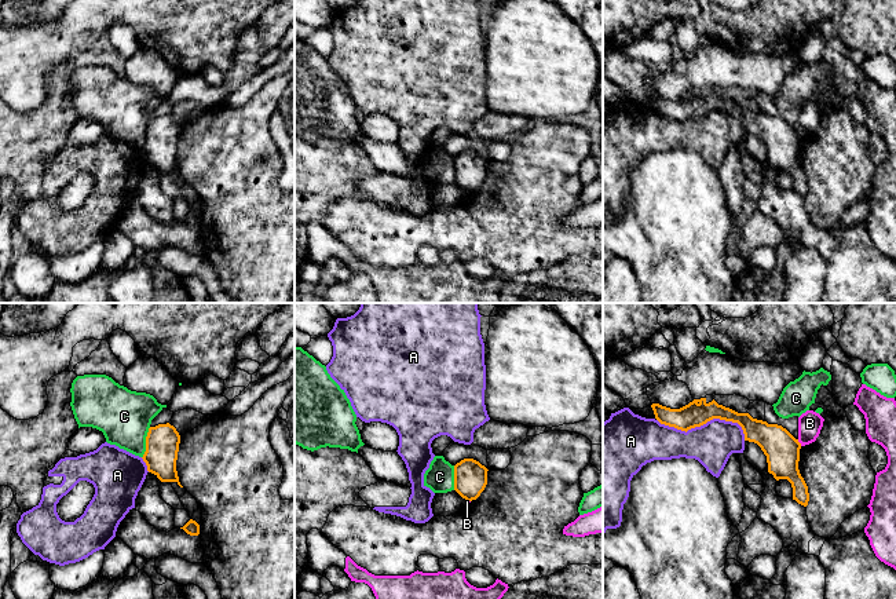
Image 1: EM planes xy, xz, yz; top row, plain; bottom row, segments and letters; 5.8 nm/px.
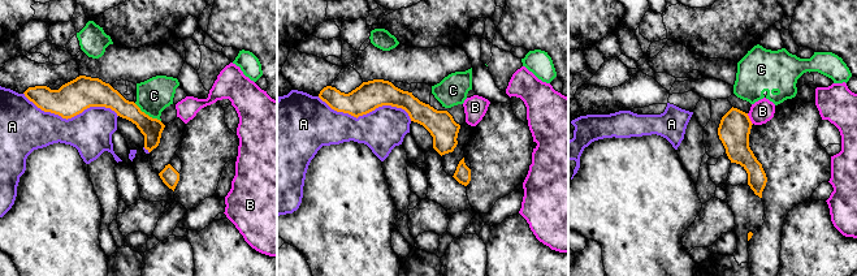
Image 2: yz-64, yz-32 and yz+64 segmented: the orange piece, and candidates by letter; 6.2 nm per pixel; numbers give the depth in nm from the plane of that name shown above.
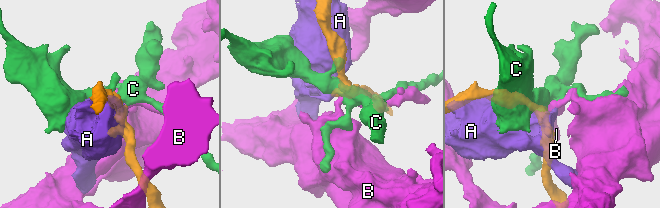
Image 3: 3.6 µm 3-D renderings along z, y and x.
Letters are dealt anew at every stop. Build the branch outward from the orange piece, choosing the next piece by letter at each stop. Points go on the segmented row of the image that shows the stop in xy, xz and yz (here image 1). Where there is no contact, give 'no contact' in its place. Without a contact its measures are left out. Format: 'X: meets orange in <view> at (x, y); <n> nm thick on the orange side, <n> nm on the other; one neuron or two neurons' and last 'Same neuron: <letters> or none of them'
A: meets orange in yz at (705, 423); 140 nm thick on the orange side, 260 nm on the other; two neurons
B: meets orange in yz at (798, 442); 200 nm thick on the orange side, 140 nm on the other; two neurons
C: meets orange in xy at (146, 442); 190 nm thick on the orange side, 320 nm on the other; two neurons
Same neuron: none of them

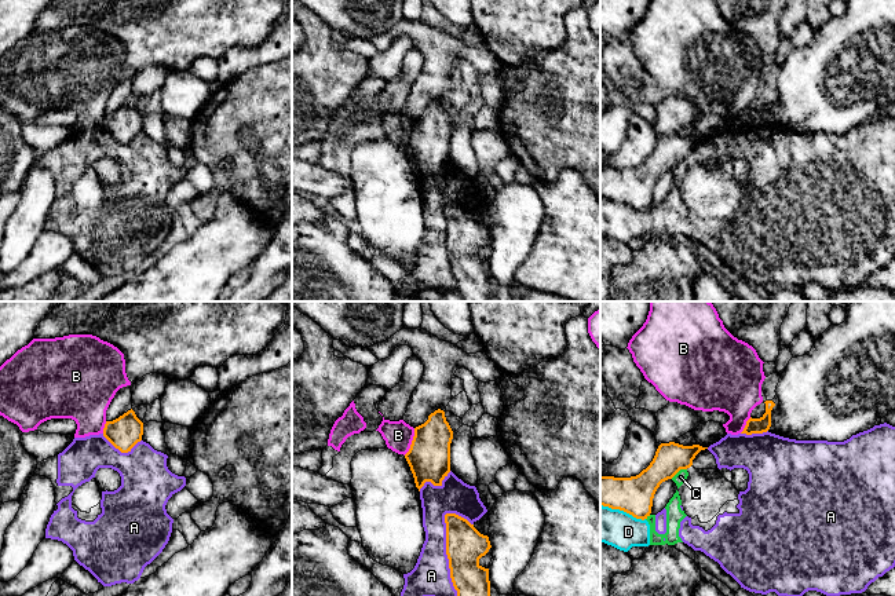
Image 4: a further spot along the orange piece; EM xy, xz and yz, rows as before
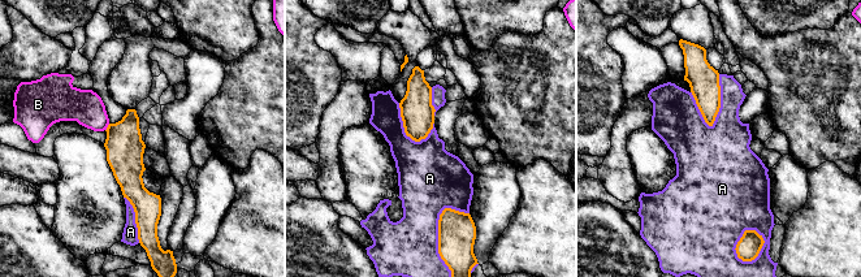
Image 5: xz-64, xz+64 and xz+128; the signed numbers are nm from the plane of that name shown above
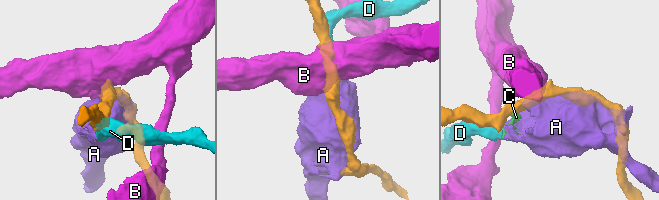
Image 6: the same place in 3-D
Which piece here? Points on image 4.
A: meets orange in xz at (446, 554); 220 nm thick on the orange side, 220 nm on the other; two neurons
B: meets orange in xz at (412, 442); 260 nm thick on the orange side, 170 nm on the other; two neurons
C: meets orange in yz at (678, 471); 180 nm thick on the orange side, 70 nm on the other; two neurons
D: meets orange in yz at (623, 509); 220 nm thick on the orange side, 220 nm on the other; two neurons
Same neuron: none of them

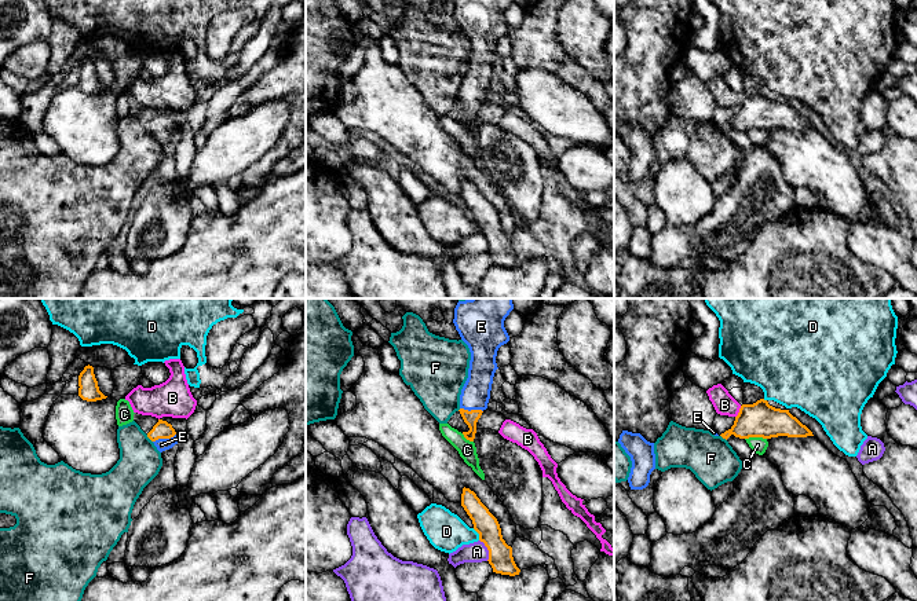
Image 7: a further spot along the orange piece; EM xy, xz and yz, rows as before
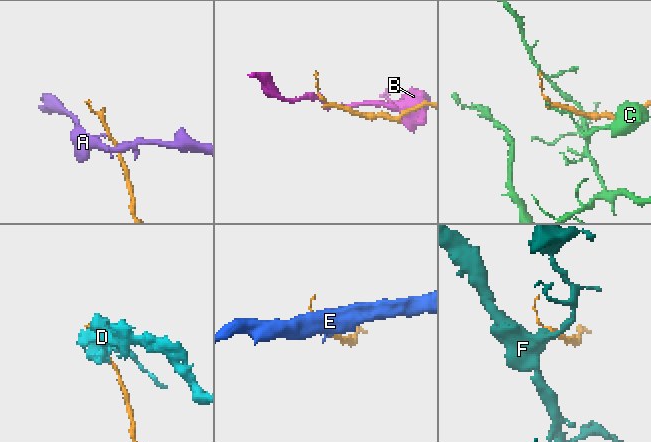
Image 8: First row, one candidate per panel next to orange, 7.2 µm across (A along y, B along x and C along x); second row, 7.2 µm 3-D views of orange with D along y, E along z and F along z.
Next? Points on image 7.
A: meets orange in xz at (488, 549); 140 nm thick on the orange side, 120 nm on the other; two neurons
B: meets orange in yz at (740, 411); 200 nm thick on the orange side, 130 nm on the other; two neurons
C: meets orange in yz at (755, 436); 200 nm thick on the orange side, 90 nm on the other; two neurons
D: meets orange in xz at (478, 532); 140 nm thick on the orange side, 220 nm on the other; two neurons
E: meets orange in xy at (164, 438); 100 nm thick on the orange side, 70 nm on the other; one neuron
F: meets orange in xy at (149, 438); 100 nm thick on the orange side, 240 nm on the other; two neurons
Same neuron: E

